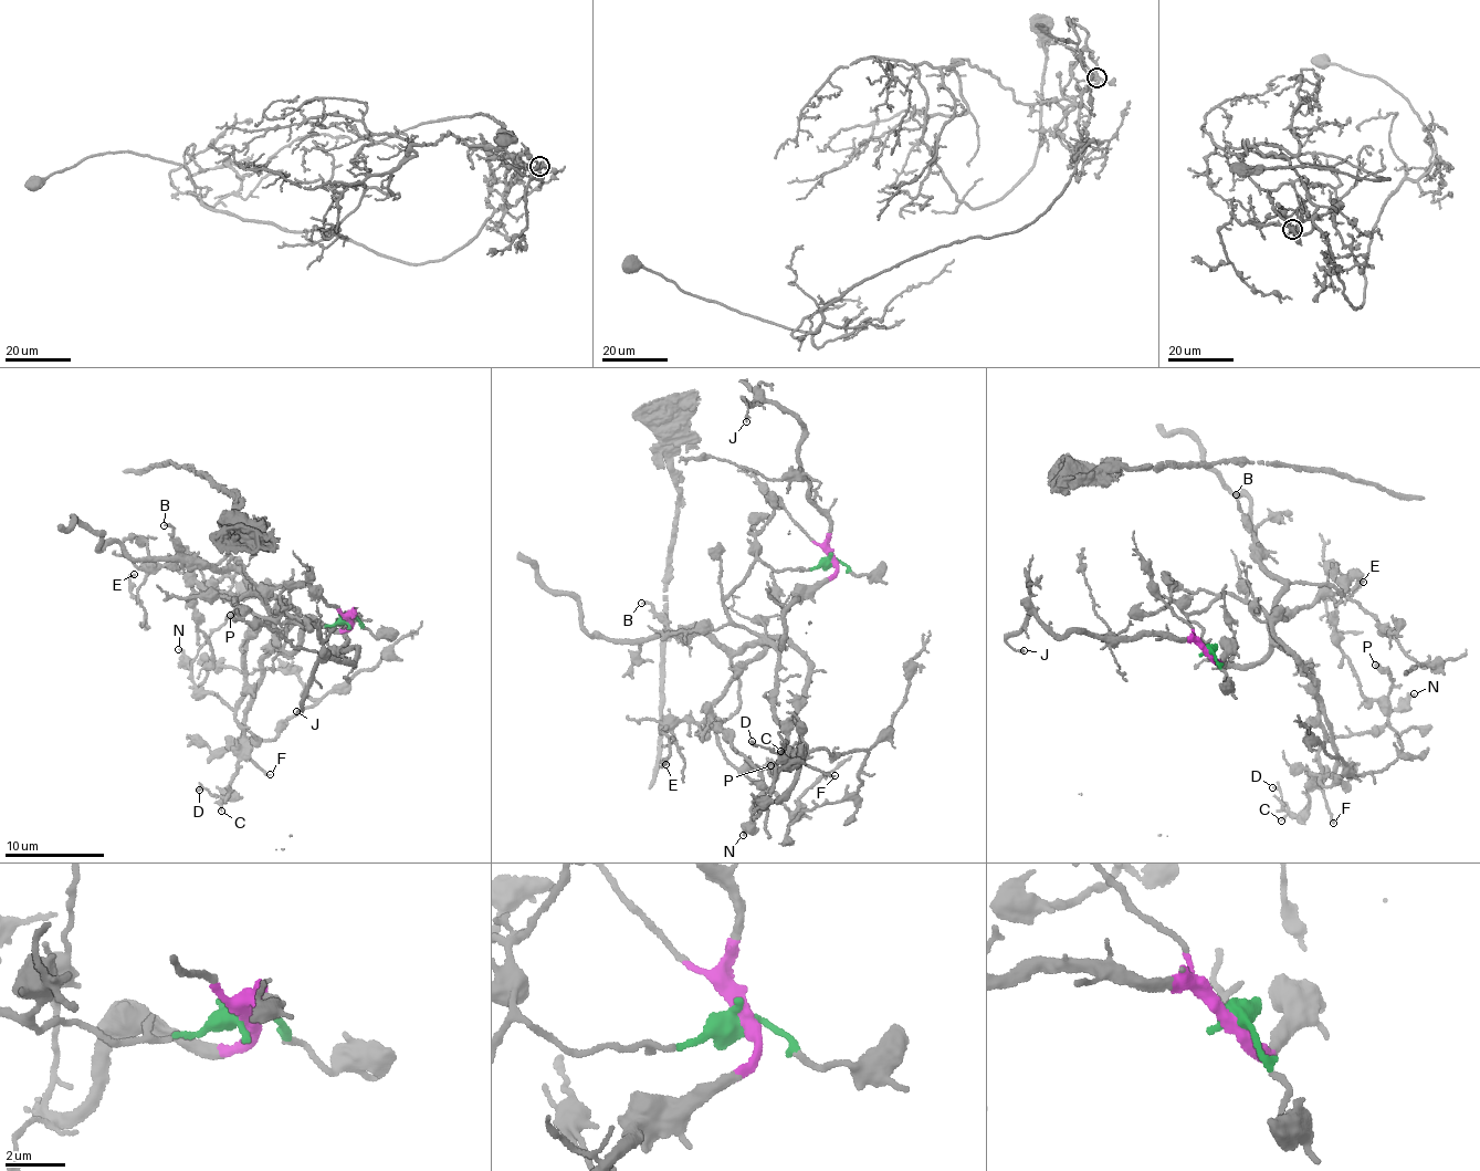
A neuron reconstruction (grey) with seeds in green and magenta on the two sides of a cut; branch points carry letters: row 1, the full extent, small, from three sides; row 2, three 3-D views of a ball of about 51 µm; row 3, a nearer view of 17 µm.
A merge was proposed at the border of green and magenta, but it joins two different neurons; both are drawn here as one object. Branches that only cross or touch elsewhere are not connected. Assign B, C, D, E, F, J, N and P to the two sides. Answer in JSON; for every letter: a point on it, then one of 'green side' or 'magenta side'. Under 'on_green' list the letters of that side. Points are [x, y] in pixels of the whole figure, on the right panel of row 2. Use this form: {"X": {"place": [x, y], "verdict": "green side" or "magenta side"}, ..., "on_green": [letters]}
{"B": {"place": [1236, 494], "verdict": "magenta side"}, "C": {"place": [1281, 821], "verdict": "magenta side"}, "D": {"place": [1272, 787], "verdict": "magenta side"}, "E": {"place": [1363, 582], "verdict": "magenta side"}, "F": {"place": [1333, 823], "verdict": "magenta side"}, "J": {"place": [1024, 650], "verdict": "magenta side"}, "N": {"place": [1414, 693], "verdict": "magenta side"}, "P": {"place": [1375, 665], "verdict": "magenta side"}, "on_green": []}

